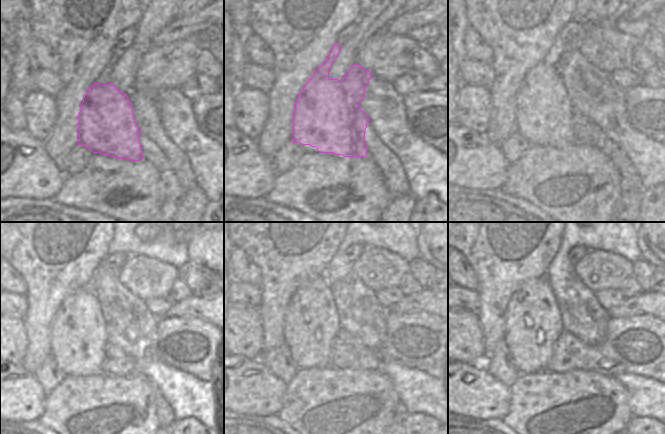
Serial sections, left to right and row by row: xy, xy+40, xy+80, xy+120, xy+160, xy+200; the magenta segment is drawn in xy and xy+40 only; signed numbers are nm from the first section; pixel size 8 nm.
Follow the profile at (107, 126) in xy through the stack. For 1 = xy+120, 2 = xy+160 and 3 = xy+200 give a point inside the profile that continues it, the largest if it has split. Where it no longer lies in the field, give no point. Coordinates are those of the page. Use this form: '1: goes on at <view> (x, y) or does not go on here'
1: goes on at xy+120 (122, 361)
2: goes on at xy+160 (366, 358)
3: goes on at xy+200 (529, 359)

